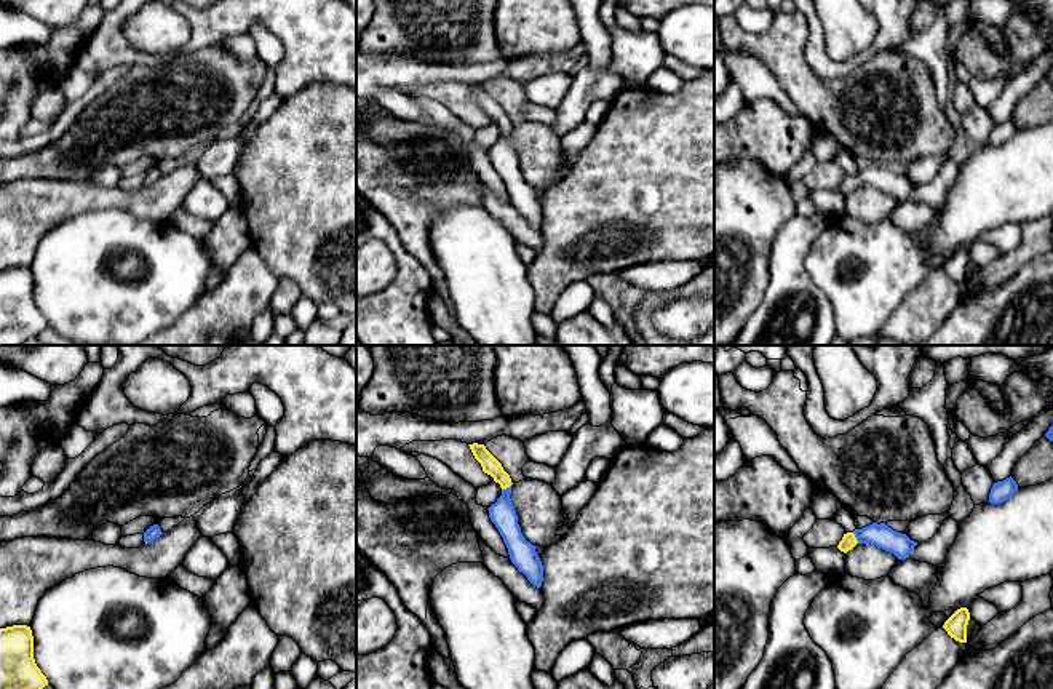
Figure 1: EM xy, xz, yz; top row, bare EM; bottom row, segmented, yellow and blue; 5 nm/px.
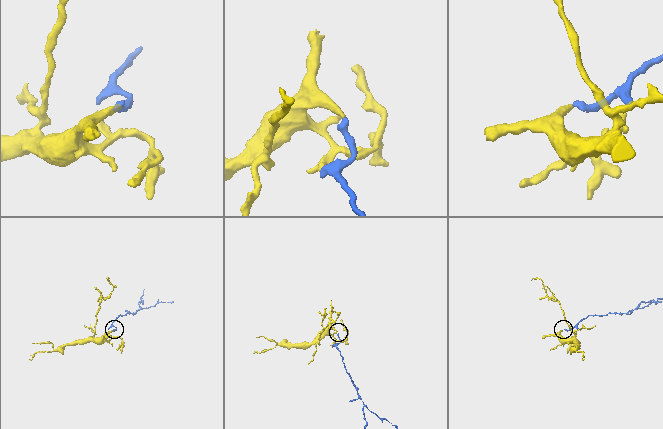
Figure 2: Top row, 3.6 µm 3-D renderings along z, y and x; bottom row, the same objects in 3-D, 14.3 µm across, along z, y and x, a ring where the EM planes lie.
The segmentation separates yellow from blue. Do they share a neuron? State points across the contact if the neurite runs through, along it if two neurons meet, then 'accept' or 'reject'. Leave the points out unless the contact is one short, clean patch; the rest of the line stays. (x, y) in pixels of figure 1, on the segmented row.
across yz (849, 541), (855, 537), (884, 537) | accept

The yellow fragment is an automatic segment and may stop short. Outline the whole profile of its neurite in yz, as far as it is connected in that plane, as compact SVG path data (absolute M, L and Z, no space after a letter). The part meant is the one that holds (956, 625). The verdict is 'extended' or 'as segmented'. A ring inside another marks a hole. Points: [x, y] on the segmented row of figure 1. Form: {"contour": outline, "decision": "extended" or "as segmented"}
{"contour": "M967 607L957 609L943 625L951 638L959 643L967 643L967 625L970 620L970 612Z", "decision": "as segmented"}

